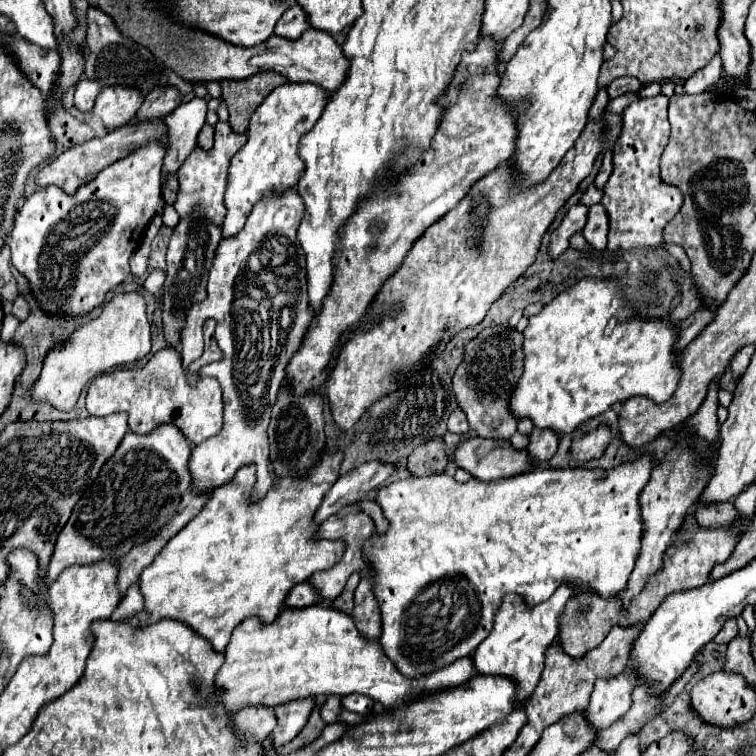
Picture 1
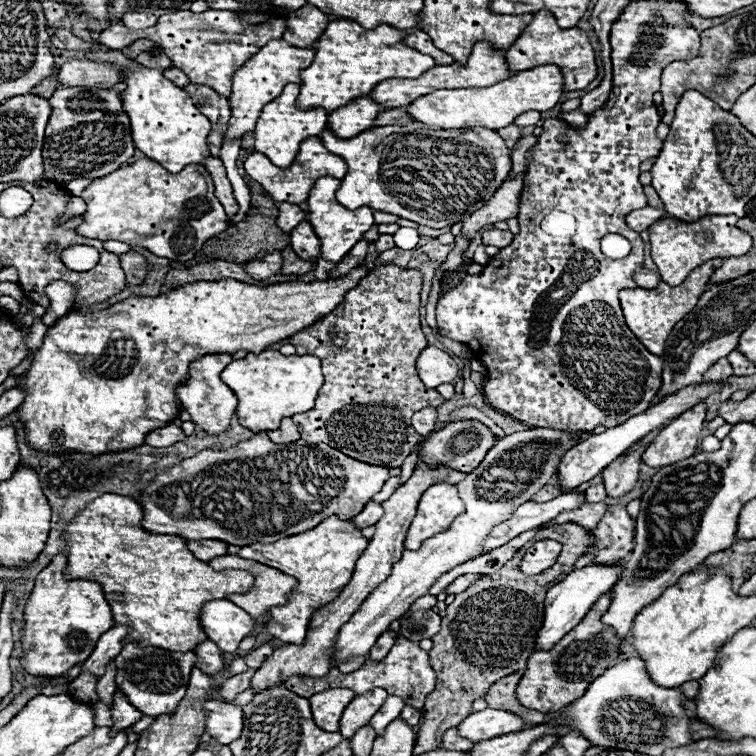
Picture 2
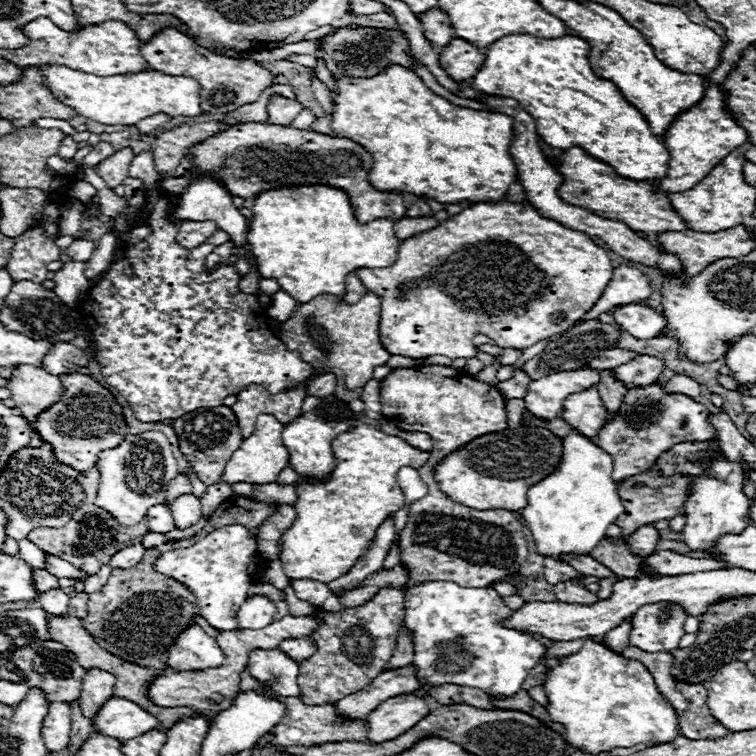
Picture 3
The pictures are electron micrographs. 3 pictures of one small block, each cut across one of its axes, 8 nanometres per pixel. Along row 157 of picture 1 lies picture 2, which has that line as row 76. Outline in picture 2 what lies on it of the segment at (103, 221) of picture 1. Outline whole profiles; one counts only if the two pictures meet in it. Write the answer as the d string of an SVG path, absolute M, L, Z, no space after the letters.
M146 66L128 68L124 84L124 112L130 118L132 136L138 150L142 150L150 160L156 160L174 174L188 164L202 164L210 156L206 138L212 124L204 114L198 112L192 96L188 96L184 88L174 86L174 82L164 78L160 70Z

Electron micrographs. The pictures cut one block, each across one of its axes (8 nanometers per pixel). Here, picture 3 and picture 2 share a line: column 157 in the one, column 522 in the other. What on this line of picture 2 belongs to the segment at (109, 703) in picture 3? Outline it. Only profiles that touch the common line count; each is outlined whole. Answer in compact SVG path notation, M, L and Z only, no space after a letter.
M486 708L480 712L472 712L464 722L458 724L458 732L468 736L470 740L490 740L492 736L520 732L524 728L524 720L508 710Z

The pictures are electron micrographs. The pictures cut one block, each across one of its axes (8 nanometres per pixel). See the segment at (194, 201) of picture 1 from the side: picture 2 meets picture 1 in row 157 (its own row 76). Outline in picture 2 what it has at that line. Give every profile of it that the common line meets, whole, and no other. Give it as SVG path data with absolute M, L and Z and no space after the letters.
M180 10L174 14L164 14L158 18L158 24L144 30L130 30L124 24L112 24L98 38L98 44L110 50L122 50L124 46L148 38L162 46L172 64L184 70L192 84L204 84L220 92L222 96L230 96L232 92L232 76L240 70L268 40L282 38L284 32L284 12L268 10L268 12L248 12L248 10L206 10L194 14L190 10Z

